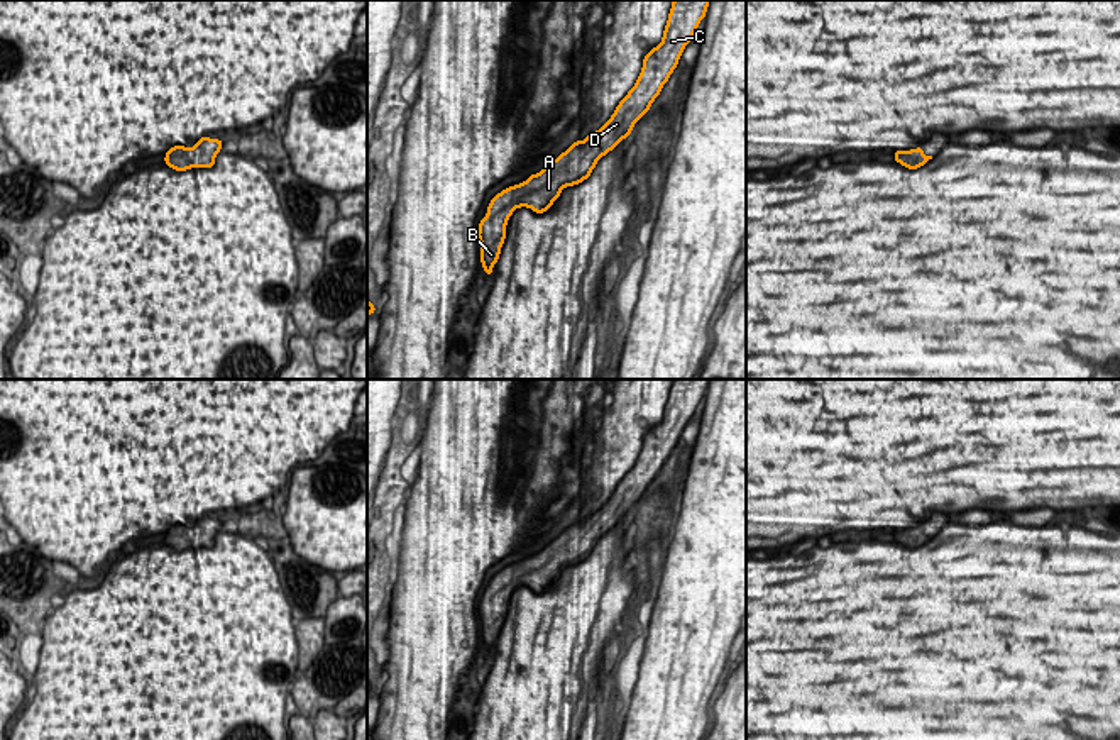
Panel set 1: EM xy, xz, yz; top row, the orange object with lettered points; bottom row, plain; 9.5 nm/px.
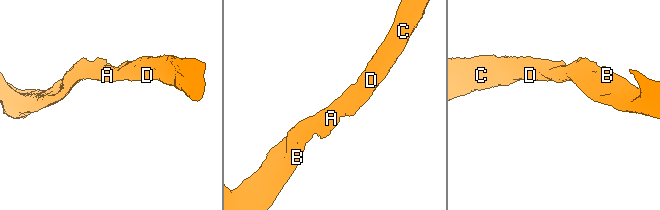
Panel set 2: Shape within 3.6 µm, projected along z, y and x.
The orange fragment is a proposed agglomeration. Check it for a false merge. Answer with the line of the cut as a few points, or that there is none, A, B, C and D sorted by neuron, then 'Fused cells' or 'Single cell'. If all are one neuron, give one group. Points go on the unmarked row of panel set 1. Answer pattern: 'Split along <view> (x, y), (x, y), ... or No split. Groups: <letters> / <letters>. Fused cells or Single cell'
No split. Groups: A B C D. Single cell

